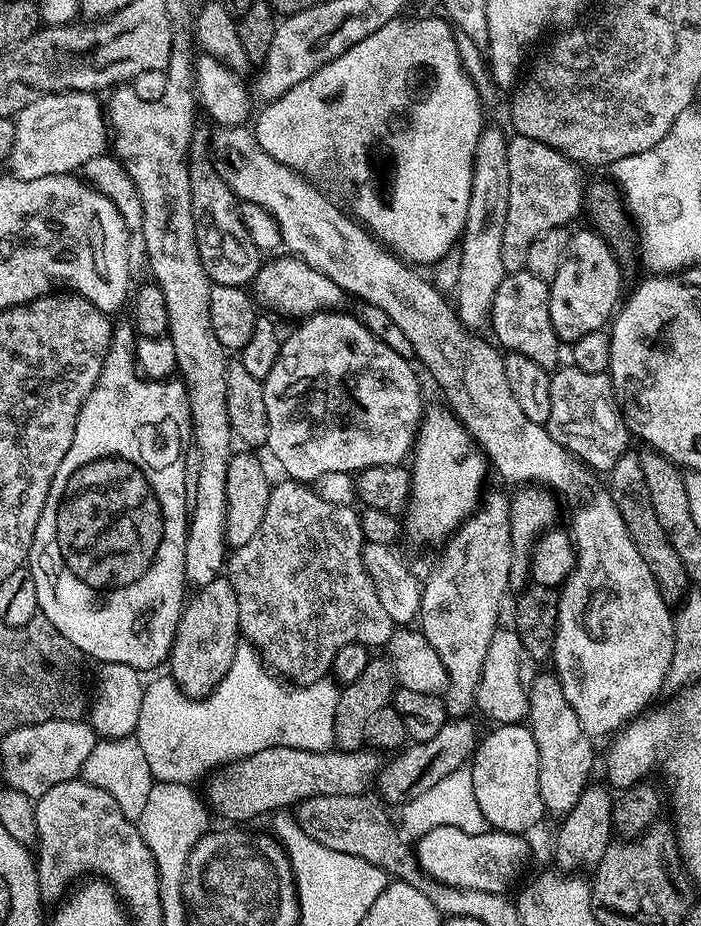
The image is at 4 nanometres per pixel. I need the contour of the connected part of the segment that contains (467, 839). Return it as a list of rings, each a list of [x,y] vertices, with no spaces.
[[[440,826],[419,837],[414,851],[421,871],[439,884],[504,894],[509,891],[530,854],[530,846],[524,839],[517,832],[489,829],[478,834],[467,834],[460,827]]]

